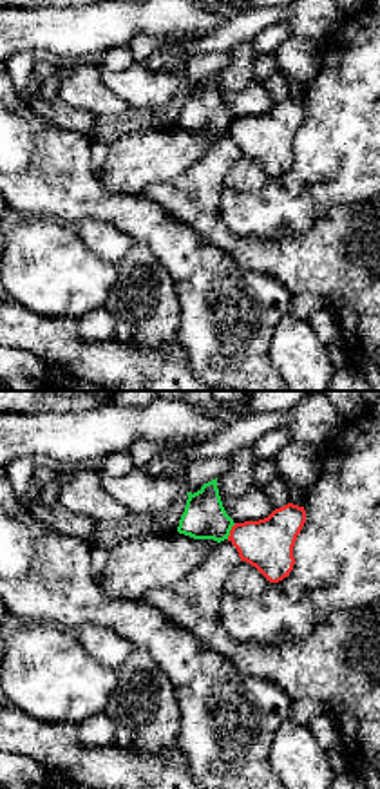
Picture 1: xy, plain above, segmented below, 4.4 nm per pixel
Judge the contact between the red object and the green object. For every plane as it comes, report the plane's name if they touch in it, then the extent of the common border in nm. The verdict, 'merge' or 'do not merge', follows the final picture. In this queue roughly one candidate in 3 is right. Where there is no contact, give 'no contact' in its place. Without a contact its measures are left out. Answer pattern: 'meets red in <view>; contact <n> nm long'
meets red in xy; contact 80 nm long

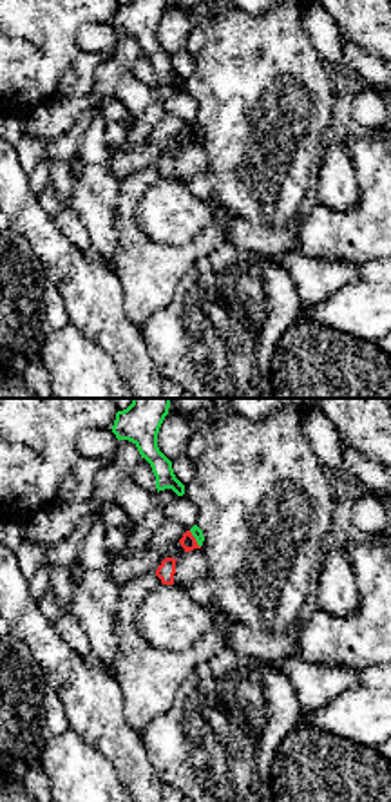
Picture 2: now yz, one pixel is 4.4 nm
meets red in yz; contact 90 nm long

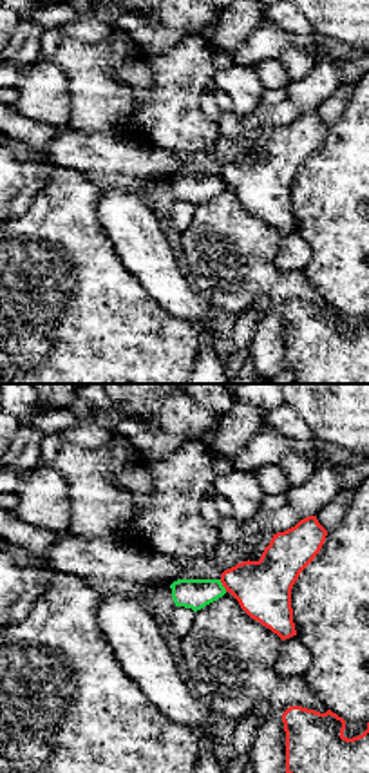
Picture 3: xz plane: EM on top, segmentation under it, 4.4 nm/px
meets red in xz; contact 70 nm long

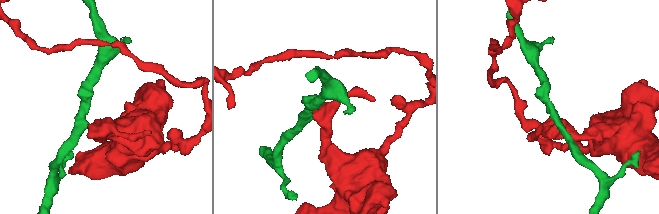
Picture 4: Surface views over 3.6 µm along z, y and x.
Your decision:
do not merge

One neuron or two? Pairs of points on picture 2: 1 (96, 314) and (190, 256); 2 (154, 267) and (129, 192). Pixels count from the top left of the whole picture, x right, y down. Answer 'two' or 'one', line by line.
1: two
2: one

